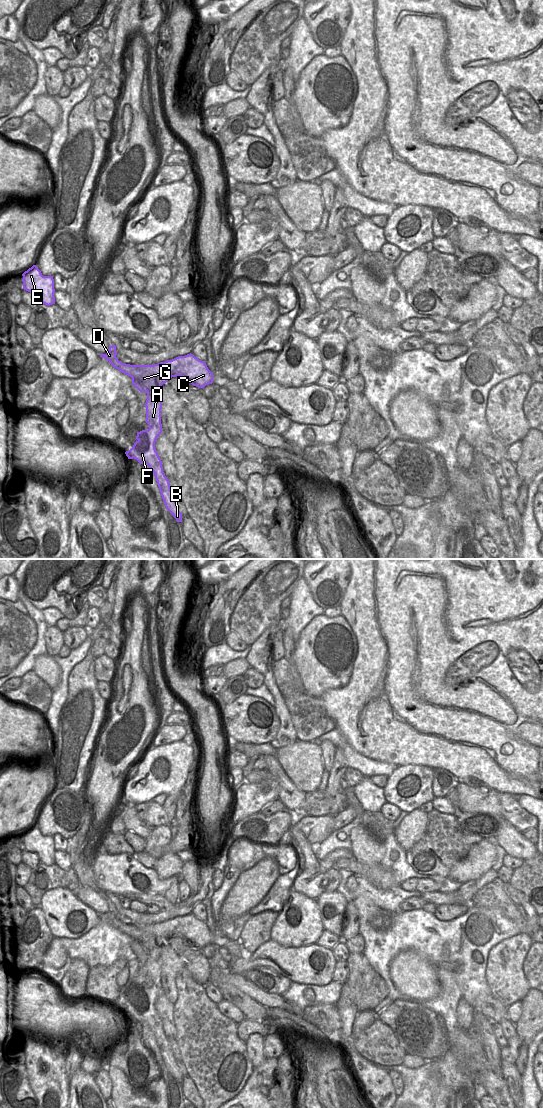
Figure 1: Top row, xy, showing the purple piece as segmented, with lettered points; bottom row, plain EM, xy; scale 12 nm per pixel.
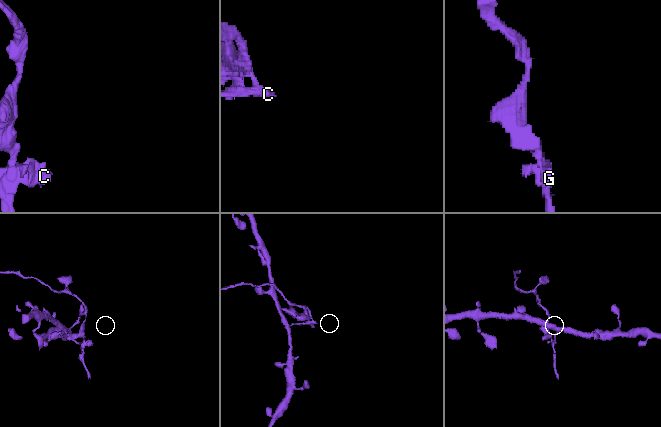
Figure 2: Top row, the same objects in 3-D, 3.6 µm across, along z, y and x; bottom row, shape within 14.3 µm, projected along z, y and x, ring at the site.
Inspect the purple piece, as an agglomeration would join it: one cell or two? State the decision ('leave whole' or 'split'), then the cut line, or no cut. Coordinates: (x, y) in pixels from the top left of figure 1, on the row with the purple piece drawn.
split | xy (137, 387), (159, 388)

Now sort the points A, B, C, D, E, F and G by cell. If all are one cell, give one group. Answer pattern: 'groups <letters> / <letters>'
groups A B F / C D E G

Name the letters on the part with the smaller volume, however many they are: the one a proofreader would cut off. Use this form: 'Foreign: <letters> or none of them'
Foreign: A, B, F

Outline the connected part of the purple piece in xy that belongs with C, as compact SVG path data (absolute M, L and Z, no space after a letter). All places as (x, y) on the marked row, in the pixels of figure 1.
M116 346L109 347L106 354L100 354L120 372L132 378L135 388L160 388L170 378L182 376L193 386L204 388L213 383L213 373L208 369L205 361L199 360L193 354L178 356L172 360L152 365L124 364L116 357Z

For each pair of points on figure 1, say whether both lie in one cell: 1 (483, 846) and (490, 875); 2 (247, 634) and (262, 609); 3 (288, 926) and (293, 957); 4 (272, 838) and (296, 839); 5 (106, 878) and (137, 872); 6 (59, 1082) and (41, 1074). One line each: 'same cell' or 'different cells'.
1: different cells
2: same cell
3: different cells
4: different cells
5: same cell
6: same cell

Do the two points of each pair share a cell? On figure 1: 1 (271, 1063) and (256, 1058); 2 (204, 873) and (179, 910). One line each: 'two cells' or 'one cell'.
1: two cells
2: one cell

